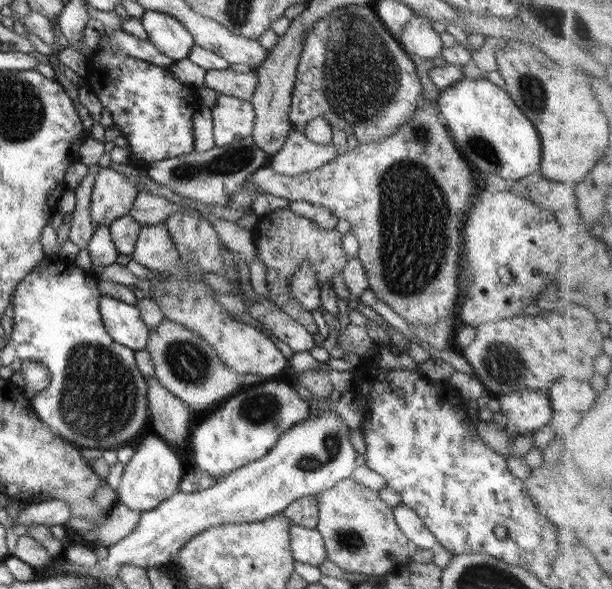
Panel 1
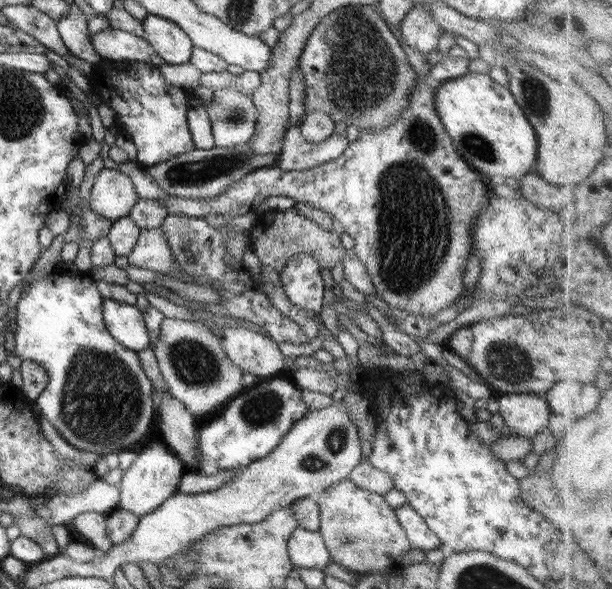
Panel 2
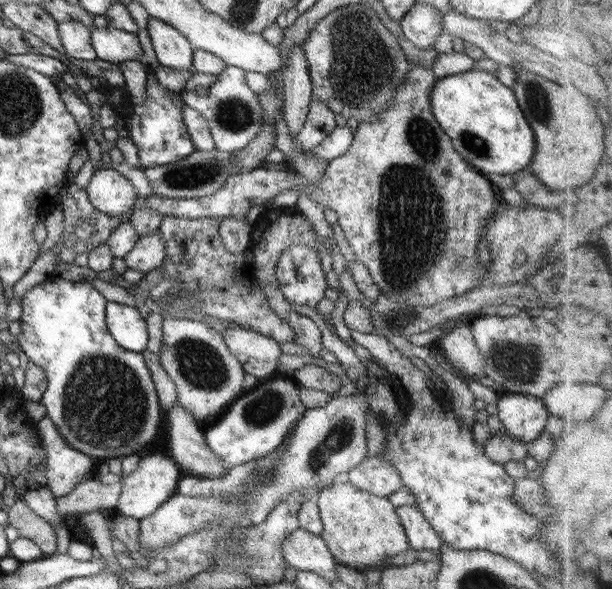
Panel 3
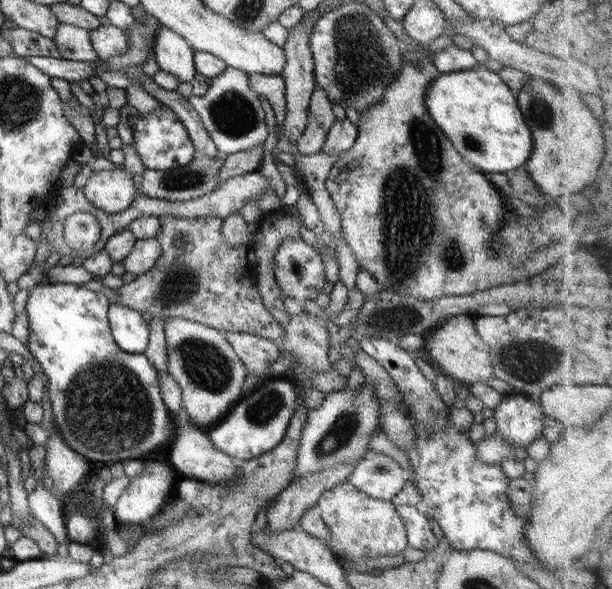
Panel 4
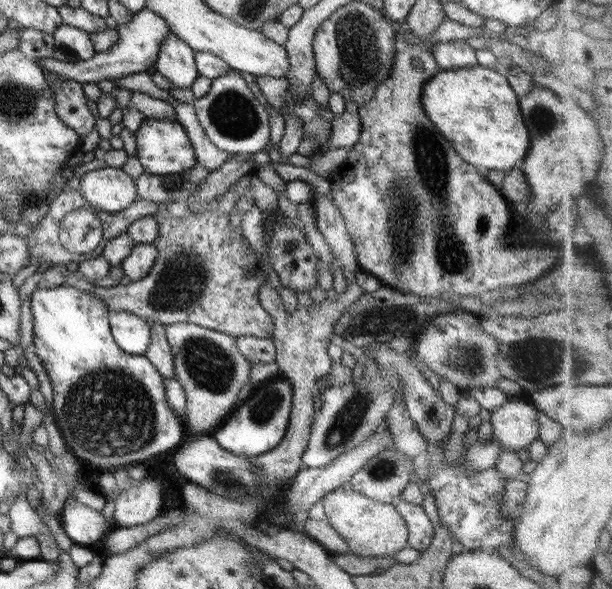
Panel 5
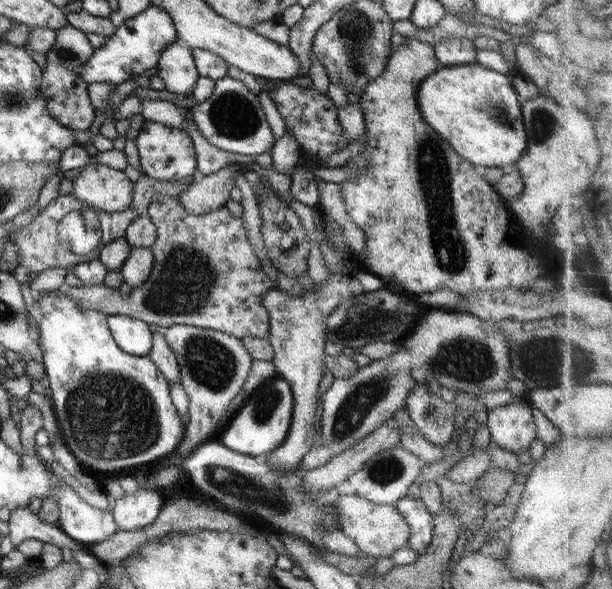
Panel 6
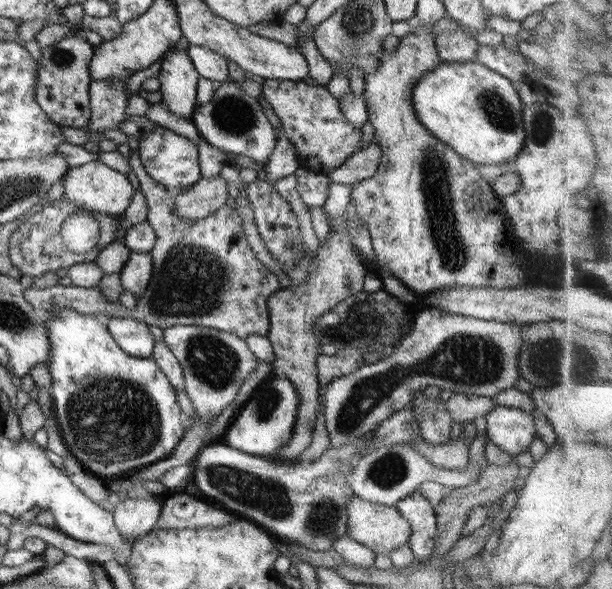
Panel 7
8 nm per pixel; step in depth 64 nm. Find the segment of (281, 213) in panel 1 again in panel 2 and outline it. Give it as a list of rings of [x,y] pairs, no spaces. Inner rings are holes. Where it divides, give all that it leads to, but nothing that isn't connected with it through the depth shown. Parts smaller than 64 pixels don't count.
[[[294,207],[288,210],[264,211],[255,215],[249,233],[250,248],[260,259],[260,282],[262,282],[264,294],[268,296],[274,308],[278,308],[284,316],[288,316],[292,322],[296,322],[302,328],[302,332],[308,336],[308,341],[314,340],[320,334],[317,322],[312,315],[310,317],[306,309],[299,308],[288,300],[279,273],[285,261],[296,254],[312,254],[318,260],[321,271],[324,267],[330,267],[330,270],[332,270],[336,263],[343,261],[346,255],[340,234],[320,228],[312,219],[296,212]]]

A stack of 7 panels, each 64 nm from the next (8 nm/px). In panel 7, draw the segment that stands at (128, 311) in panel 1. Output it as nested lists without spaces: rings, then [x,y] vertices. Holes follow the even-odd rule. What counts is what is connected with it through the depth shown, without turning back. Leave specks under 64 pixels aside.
[[[112,316],[107,328],[124,352],[138,358],[151,358],[155,338],[145,322]]]

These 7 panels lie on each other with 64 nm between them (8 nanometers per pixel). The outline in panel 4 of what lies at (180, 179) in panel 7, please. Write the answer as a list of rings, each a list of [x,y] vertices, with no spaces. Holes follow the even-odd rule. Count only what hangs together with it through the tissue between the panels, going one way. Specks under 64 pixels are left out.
[[[160,102],[160,108],[154,112],[138,112],[138,122],[134,130],[134,148],[140,155],[144,167],[149,170],[168,171],[187,166],[195,156],[195,147],[188,137],[186,128],[178,120],[176,112]]]

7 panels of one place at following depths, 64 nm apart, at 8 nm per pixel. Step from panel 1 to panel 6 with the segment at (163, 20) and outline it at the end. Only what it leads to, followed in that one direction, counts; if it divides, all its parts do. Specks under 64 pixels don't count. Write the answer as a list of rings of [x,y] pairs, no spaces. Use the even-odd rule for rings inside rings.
[[[180,40],[168,44],[157,62],[157,74],[166,84],[166,90],[176,96],[190,96],[196,86],[197,71],[192,50]]]

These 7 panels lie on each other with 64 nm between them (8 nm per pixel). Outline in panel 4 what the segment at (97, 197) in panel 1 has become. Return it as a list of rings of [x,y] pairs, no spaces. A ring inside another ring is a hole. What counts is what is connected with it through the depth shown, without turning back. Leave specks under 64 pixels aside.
[[[117,169],[93,172],[83,188],[83,194],[93,206],[107,213],[130,209],[140,195],[132,177]]]

